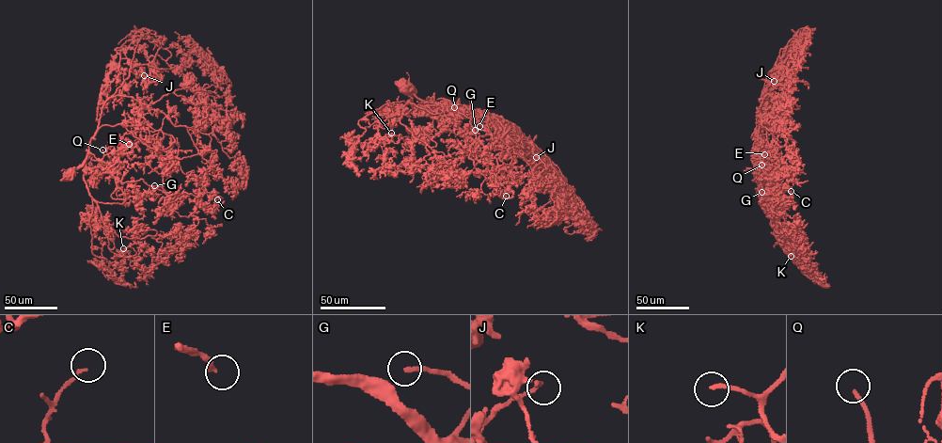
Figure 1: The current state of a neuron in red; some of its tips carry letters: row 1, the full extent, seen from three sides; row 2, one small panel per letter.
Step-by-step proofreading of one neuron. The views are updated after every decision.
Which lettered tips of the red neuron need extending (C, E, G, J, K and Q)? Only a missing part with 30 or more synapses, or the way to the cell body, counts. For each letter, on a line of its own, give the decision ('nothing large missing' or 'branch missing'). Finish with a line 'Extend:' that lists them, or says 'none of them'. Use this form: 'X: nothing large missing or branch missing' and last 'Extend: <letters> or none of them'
C: nothing large missing
E: nothing large missing
G: branch missing
J: nothing large missing
K: branch missing
Q: branch missing
Extend: G, K, Q

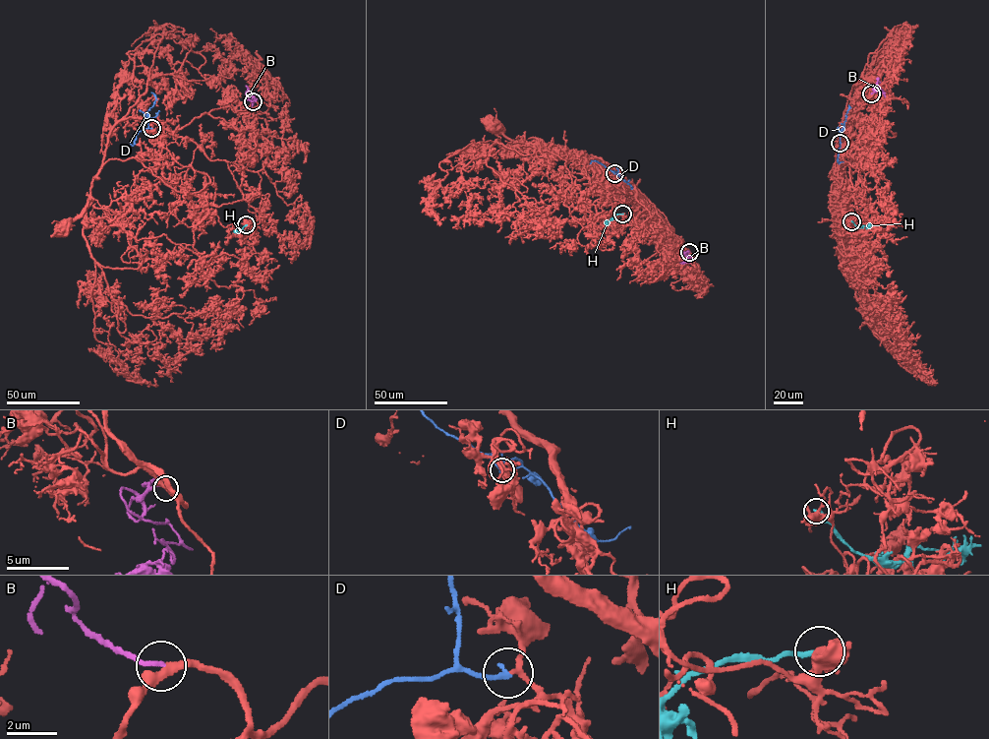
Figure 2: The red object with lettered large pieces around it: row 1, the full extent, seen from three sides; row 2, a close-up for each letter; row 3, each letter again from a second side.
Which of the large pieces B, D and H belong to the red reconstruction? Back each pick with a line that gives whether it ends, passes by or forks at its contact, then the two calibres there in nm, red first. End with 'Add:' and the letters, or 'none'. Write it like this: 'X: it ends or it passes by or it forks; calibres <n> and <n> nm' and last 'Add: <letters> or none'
B: it ends; calibres 360 and 200 nm
Add: B

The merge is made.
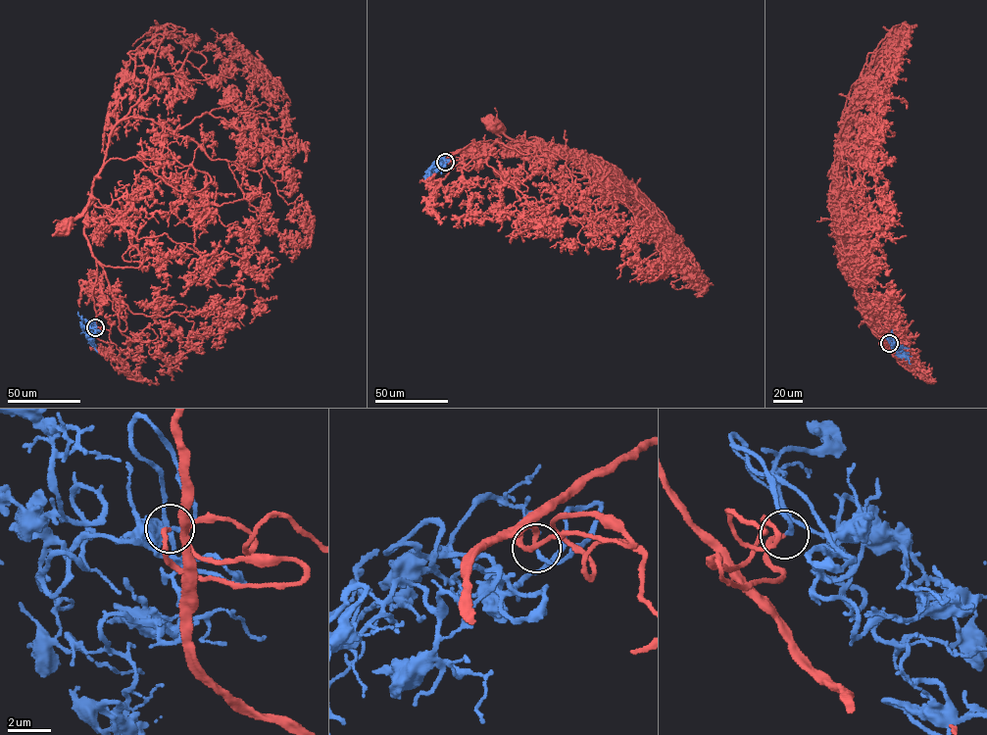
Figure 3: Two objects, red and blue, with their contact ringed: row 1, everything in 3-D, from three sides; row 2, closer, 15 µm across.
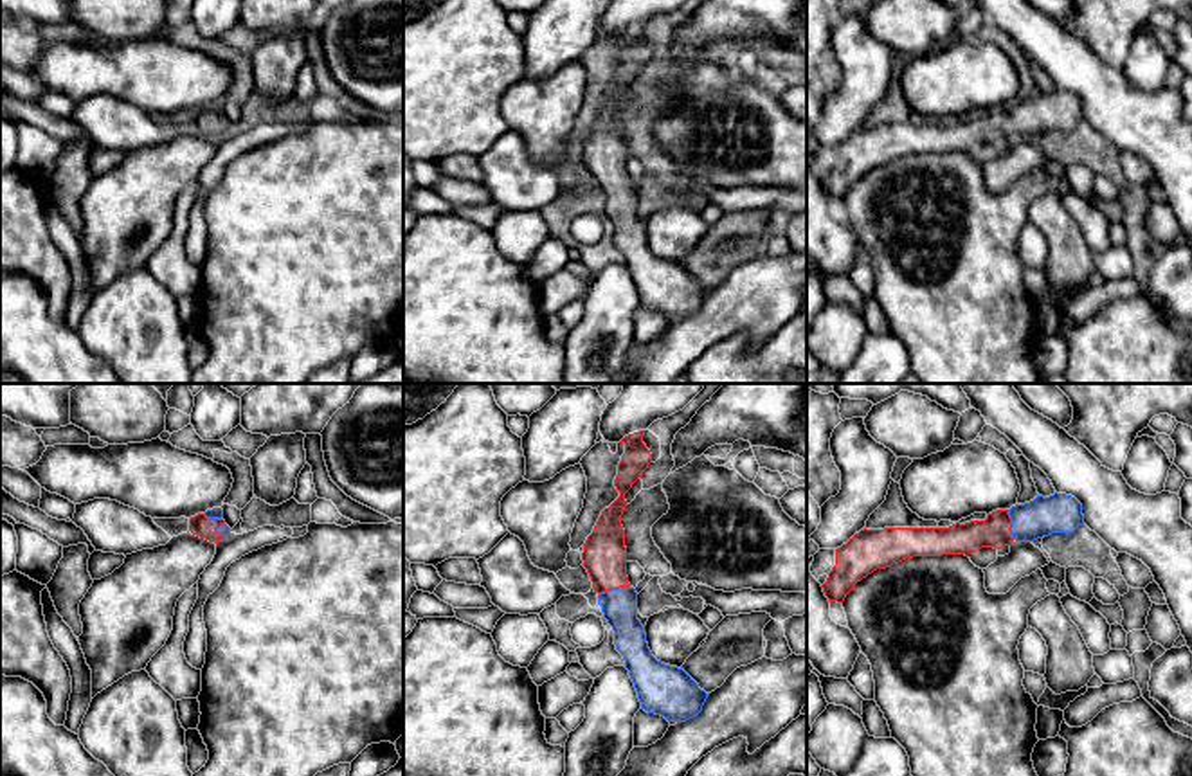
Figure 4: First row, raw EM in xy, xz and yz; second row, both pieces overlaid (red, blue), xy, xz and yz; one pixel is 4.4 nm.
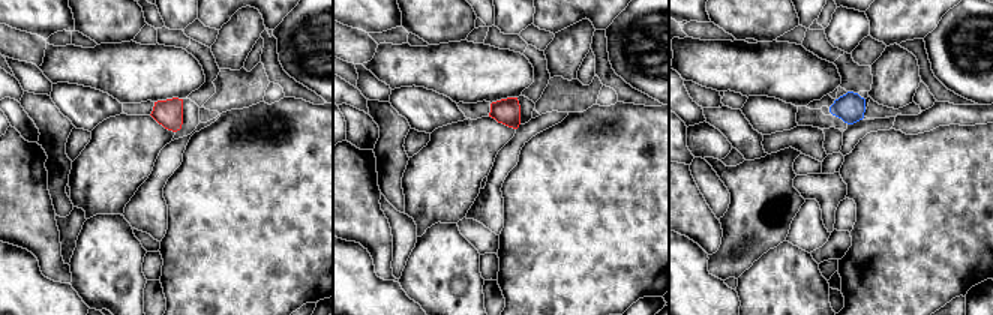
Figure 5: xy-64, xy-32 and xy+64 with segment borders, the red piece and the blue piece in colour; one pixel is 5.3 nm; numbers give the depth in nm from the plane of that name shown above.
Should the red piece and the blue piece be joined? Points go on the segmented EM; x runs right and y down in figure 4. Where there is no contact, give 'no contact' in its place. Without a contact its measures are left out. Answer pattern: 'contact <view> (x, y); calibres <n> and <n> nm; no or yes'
contact xz (613, 587); calibres 190 and 160 nm; yes

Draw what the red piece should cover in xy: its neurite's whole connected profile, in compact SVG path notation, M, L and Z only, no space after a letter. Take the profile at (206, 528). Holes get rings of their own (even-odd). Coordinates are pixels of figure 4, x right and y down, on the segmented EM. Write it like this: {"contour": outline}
{"contour": "M212 508L189 519L189 531L200 538L218 544L230 533L223 520L223 510Z"}

